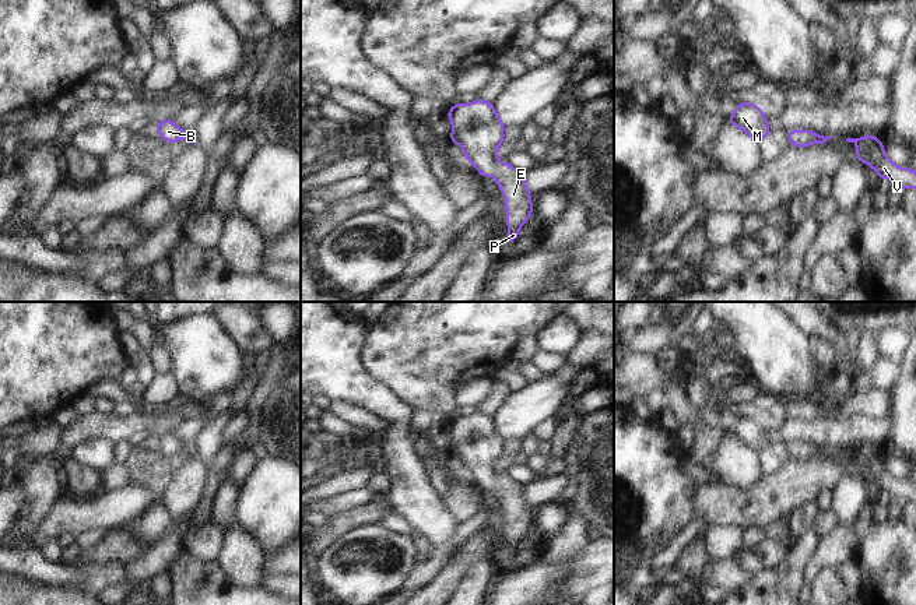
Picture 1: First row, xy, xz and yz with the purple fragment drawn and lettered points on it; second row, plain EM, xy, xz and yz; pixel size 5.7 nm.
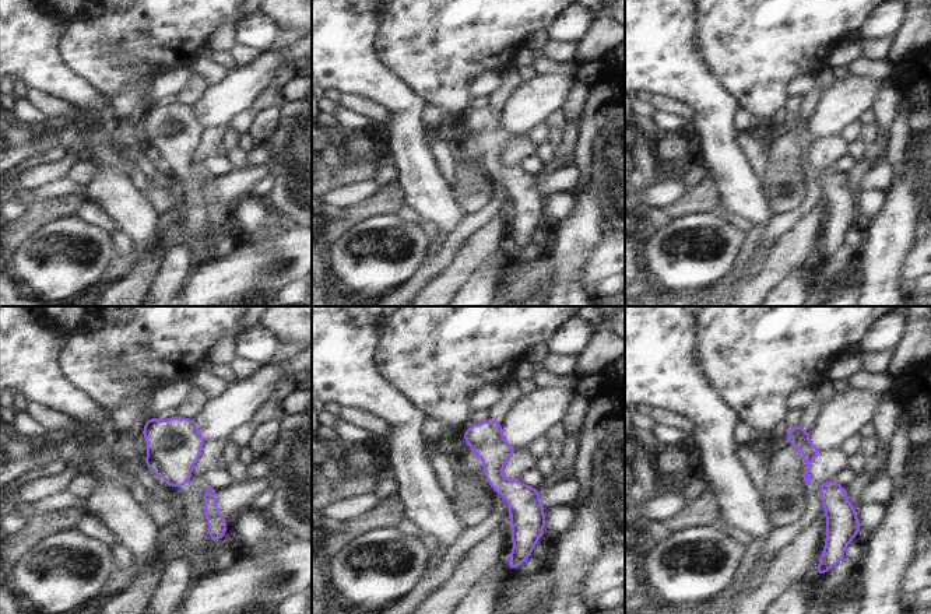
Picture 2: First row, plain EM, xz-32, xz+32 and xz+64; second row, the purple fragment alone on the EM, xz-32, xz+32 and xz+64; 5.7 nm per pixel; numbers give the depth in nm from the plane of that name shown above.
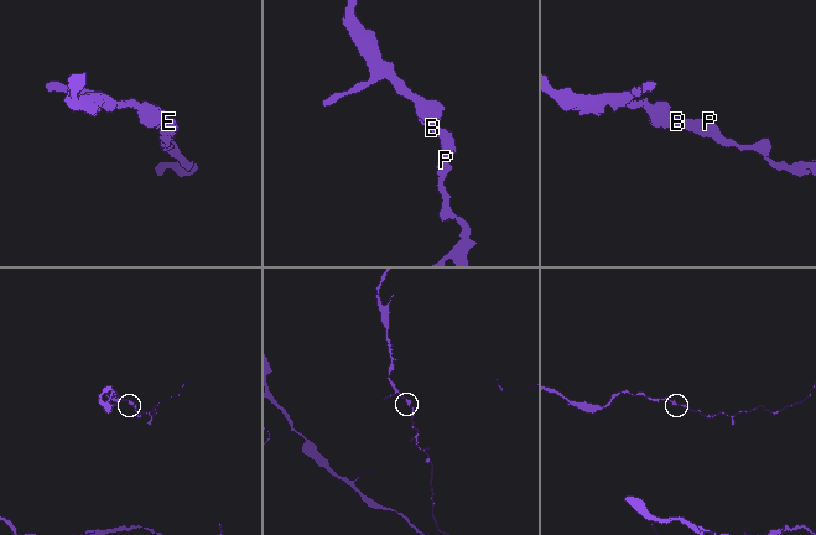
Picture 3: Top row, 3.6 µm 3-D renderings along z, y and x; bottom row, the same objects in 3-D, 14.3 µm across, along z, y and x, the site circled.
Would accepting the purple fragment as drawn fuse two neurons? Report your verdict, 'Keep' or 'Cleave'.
Keep

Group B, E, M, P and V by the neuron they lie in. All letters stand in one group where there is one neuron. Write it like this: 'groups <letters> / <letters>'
groups B E M P V

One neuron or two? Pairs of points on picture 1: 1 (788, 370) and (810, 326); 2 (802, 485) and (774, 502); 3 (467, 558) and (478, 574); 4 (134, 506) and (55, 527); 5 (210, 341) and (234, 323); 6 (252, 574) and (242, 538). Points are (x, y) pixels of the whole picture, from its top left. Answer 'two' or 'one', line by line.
1: two
2: one
3: two
4: one
5: two
6: one

